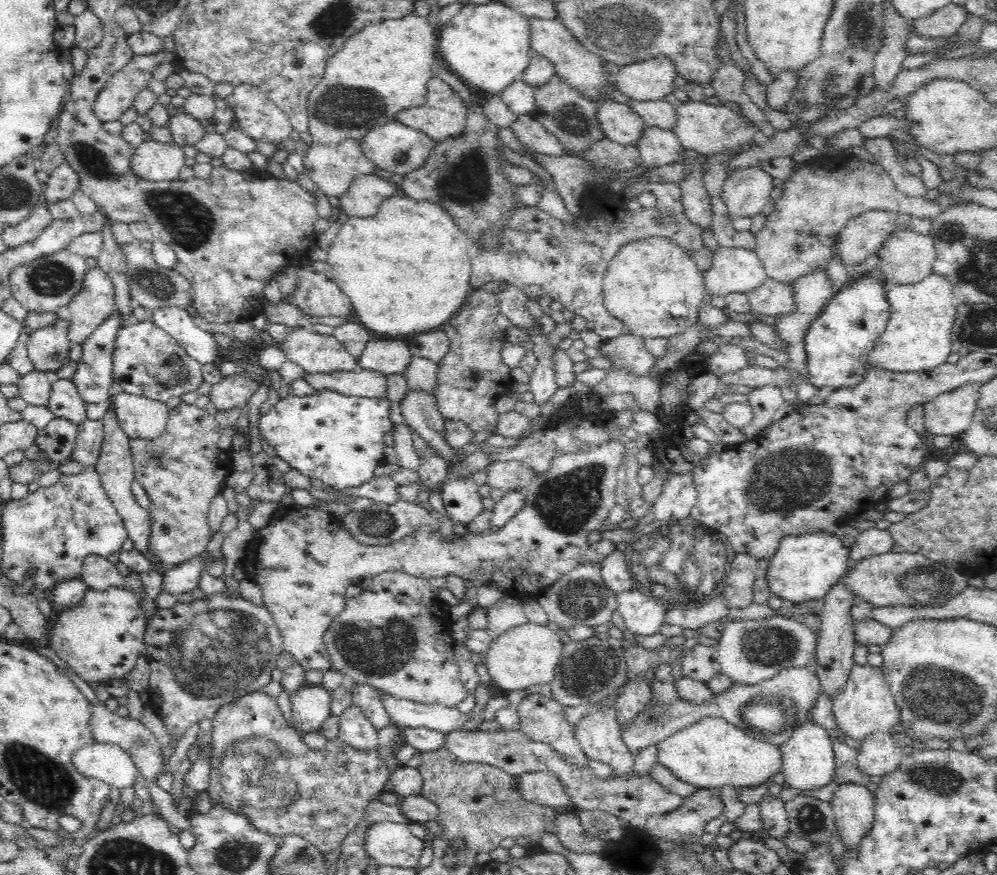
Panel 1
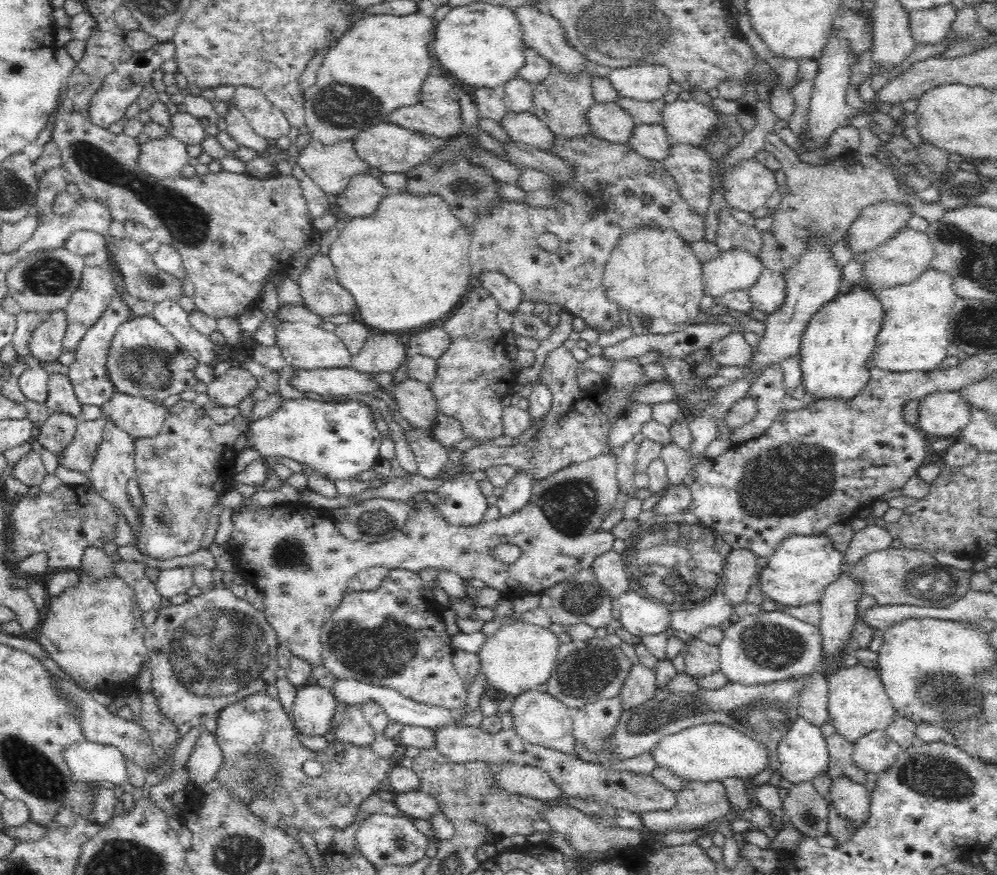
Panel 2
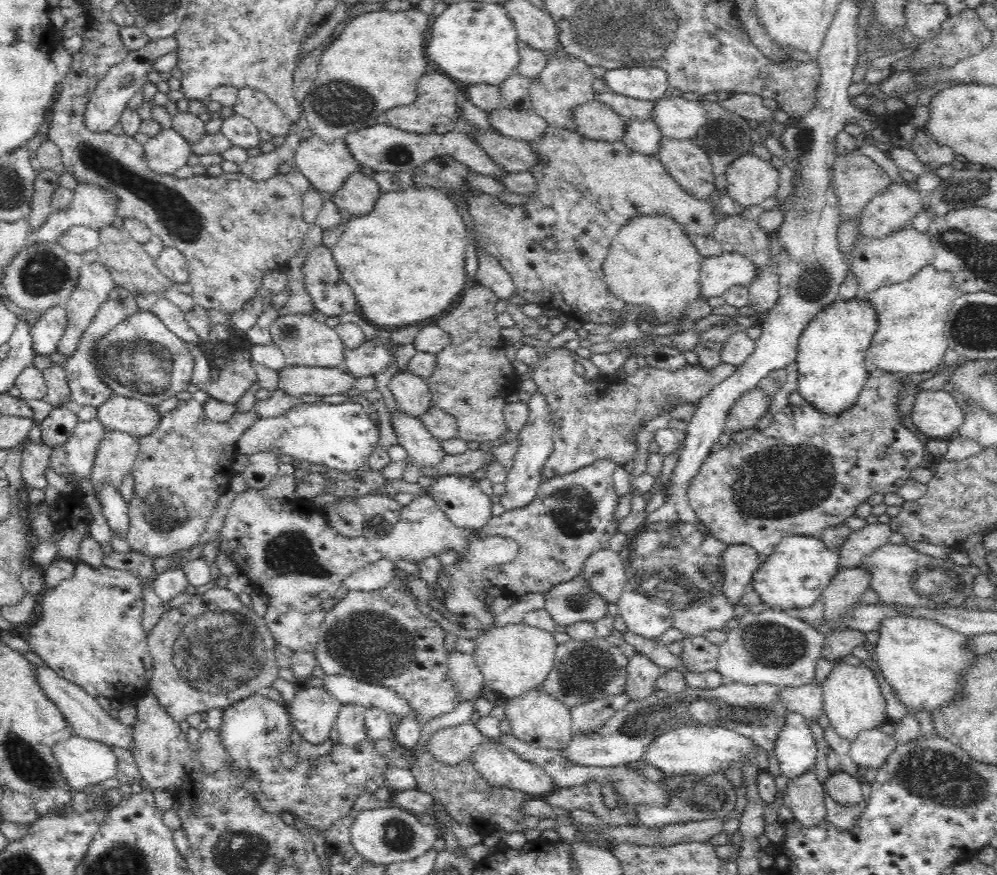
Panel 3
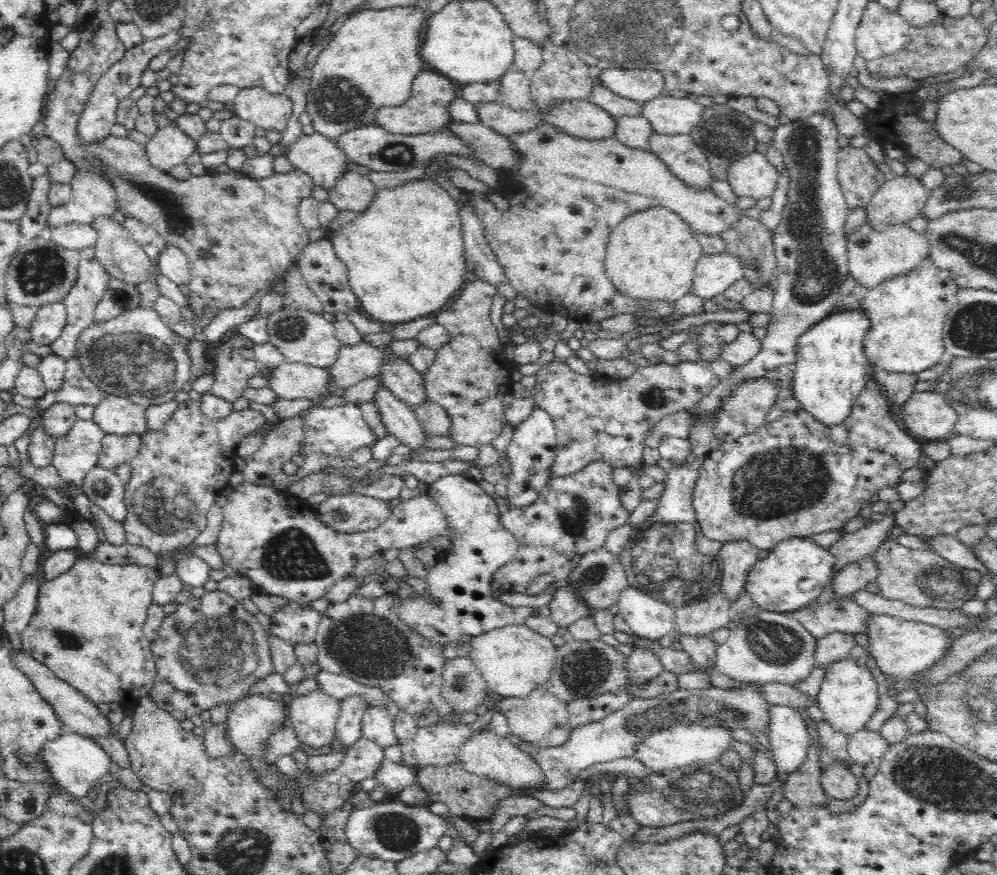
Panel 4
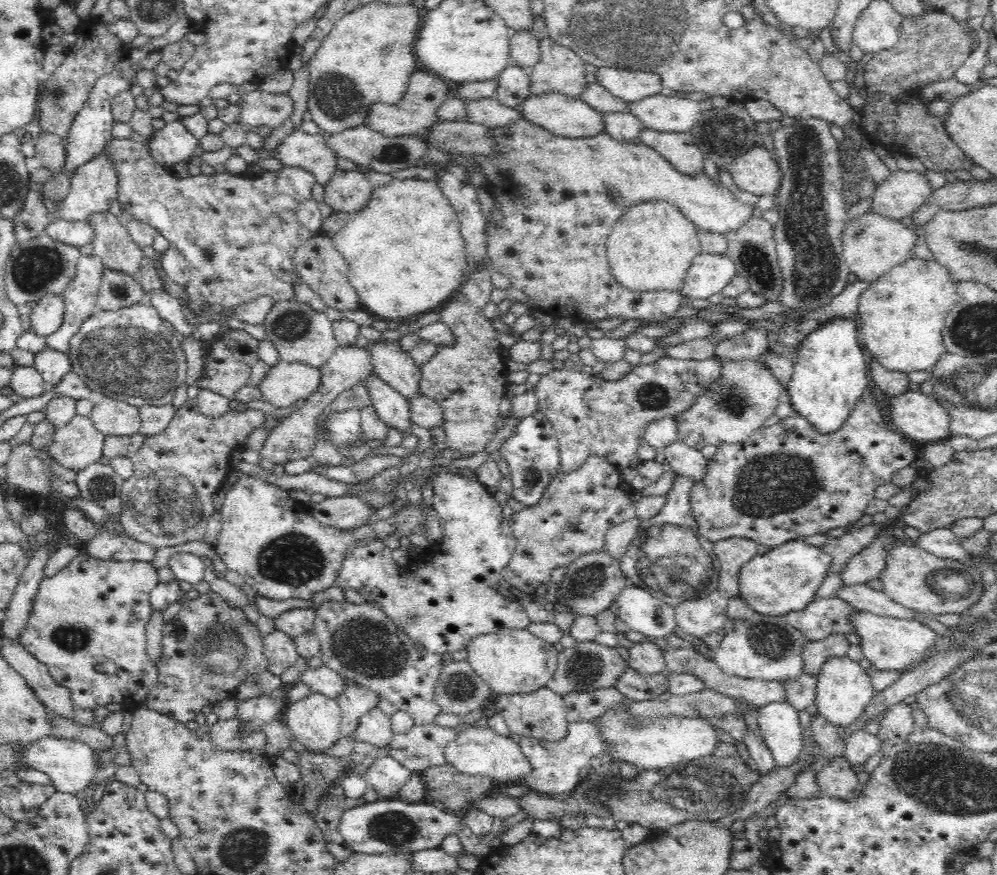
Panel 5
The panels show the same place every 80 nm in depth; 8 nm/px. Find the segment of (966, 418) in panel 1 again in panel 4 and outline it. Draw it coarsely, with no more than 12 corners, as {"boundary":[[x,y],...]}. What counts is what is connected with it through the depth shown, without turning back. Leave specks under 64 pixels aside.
{"boundary":[[915,391],[896,410],[908,434],[945,440],[958,411],[936,392]]}

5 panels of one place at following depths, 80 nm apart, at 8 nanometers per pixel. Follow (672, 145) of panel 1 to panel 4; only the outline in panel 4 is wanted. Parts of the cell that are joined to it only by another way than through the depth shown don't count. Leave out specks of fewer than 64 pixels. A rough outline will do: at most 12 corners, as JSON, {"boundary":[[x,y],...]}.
{"boundary":[[644,116],[619,117],[614,136],[636,150],[649,150],[655,130]]}

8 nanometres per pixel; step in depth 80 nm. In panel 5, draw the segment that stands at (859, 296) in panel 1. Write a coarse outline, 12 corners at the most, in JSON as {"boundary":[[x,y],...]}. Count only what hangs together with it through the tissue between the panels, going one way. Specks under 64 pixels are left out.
{"boundary":[[856,317],[802,338],[785,395],[824,435],[869,395]]}

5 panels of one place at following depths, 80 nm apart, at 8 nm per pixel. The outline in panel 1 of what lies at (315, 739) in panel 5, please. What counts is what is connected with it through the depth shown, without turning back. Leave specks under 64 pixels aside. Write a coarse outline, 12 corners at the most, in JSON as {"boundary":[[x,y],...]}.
{"boundary":[[321,684],[291,694],[292,726],[302,734],[320,731],[331,713]]}

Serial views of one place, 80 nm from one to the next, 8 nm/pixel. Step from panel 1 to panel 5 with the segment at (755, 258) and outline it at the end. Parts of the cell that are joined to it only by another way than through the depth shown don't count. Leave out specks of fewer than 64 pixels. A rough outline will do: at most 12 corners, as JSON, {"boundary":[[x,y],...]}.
{"boundary":[[700,253],[681,296],[710,298],[736,275],[728,255]]}

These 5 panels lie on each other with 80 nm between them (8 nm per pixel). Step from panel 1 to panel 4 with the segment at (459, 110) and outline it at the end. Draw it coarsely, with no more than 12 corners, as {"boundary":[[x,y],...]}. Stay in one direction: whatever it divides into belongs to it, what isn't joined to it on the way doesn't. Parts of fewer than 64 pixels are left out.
{"boundary":[[423,70],[408,102],[382,106],[376,122],[390,133],[438,132],[454,121],[450,79]]}

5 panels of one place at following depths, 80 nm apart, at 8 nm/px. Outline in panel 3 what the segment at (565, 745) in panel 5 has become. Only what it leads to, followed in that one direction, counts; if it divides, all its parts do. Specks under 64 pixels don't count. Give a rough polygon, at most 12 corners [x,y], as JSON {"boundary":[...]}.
{"boundary":[[724,683],[632,700],[560,753],[640,760],[656,736],[708,724],[767,755],[789,710],[773,684]]}

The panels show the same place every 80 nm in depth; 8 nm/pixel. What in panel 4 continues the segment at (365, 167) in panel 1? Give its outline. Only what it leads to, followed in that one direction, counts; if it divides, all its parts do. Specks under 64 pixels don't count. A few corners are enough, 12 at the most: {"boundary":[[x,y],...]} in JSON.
{"boundary":[[298,136],[285,156],[327,191],[350,161],[336,140]]}

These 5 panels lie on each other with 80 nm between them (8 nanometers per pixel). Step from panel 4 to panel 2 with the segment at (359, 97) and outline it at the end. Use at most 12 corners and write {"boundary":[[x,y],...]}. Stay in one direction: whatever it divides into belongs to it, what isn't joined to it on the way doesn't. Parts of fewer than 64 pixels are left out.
{"boundary":[[432,17],[359,19],[304,92],[334,144],[420,102]]}

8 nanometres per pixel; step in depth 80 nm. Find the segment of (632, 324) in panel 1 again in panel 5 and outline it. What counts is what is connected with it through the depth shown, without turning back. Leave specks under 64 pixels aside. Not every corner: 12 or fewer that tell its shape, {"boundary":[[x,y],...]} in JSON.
{"boundary":[[667,200],[634,204],[607,238],[632,292],[680,292],[702,253]]}

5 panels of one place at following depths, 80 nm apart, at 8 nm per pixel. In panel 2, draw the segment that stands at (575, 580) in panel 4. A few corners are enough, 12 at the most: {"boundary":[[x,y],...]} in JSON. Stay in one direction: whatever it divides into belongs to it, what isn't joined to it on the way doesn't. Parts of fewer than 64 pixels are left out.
{"boundary":[[625,554],[597,556],[592,571],[612,599],[632,590]]}

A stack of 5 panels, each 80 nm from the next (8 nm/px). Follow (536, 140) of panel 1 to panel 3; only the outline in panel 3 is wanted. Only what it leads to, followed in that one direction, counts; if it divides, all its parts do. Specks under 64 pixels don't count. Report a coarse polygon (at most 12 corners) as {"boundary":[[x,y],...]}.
{"boundary":[[501,106],[489,114],[494,130],[542,140],[549,124],[532,109]]}

